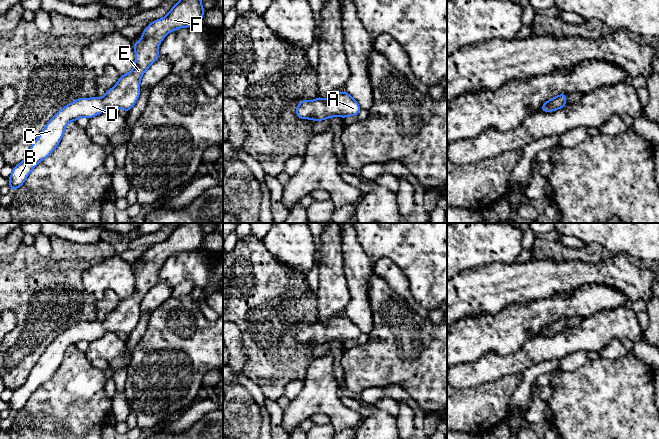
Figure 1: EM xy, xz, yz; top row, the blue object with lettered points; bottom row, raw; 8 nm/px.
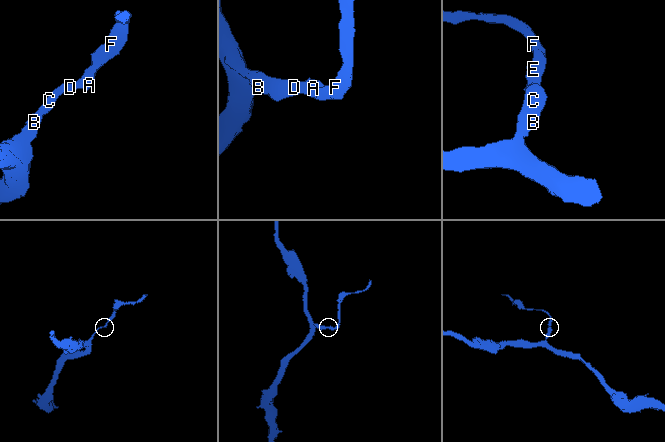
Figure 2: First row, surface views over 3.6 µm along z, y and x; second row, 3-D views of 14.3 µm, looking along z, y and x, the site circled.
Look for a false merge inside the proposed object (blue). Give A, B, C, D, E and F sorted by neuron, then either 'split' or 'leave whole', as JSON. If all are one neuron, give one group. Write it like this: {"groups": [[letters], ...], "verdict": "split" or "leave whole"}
{"groups": [["A", "B", "C", "D", "E", "F"]], "verdict": "leave whole"}

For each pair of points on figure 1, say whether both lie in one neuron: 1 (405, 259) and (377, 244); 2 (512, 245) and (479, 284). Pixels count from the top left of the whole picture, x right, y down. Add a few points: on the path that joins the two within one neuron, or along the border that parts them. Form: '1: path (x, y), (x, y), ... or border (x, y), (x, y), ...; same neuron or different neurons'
1: path (400, 252), (392, 244), (384, 244); same neuron
2: border (513, 262), (491, 262), (474, 268); different neurons

